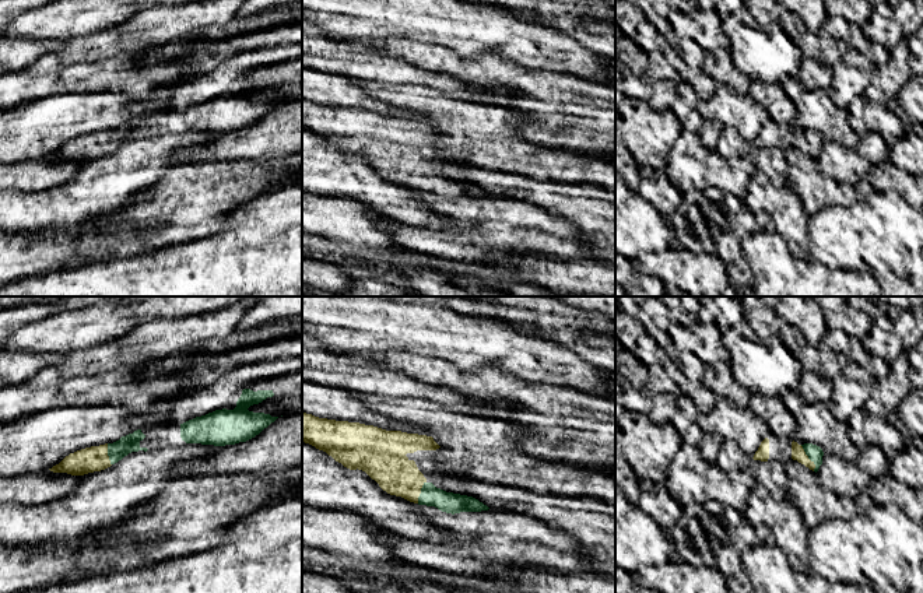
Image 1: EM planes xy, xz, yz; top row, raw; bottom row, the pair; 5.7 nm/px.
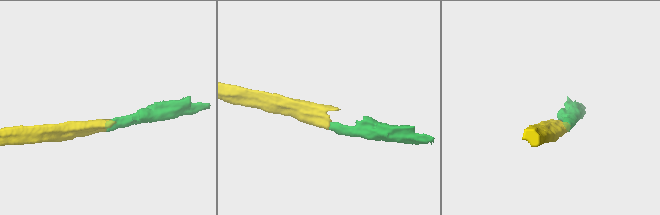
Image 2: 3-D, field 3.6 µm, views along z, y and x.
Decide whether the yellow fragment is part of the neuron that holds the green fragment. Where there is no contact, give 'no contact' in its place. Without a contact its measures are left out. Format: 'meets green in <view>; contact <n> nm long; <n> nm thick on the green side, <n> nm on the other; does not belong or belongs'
meets green in yz; contact 170 nm long; 90 nm thick on the green side, 80 nm on the other; belongs

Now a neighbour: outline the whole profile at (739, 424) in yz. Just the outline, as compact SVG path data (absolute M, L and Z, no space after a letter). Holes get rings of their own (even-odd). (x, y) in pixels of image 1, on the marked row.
M723 396L716 397L710 413L699 413L696 422L706 432L733 441L750 459L771 432L750 407L737 407Z

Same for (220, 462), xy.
M302 413L278 417L255 438L235 445L217 446L217 450L203 459L178 466L179 476L229 474L229 473L277 473L302 464Z

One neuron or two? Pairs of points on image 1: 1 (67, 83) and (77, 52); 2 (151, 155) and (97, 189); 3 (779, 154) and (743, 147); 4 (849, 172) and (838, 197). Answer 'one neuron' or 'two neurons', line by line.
1: two neurons
2: one neuron
3: one neuron
4: two neurons

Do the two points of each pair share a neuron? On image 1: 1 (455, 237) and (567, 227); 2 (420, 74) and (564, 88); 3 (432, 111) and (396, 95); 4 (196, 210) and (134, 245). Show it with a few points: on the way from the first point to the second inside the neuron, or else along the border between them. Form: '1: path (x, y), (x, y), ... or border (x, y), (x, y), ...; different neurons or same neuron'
1: path (483, 231), (539, 230); same neuron
2: border (406, 60), (441, 74); different neurons
3: path (424, 102), (420, 98), (404, 95); same neuron
4: path (181, 210), (171, 211), (150, 232); same neuron

